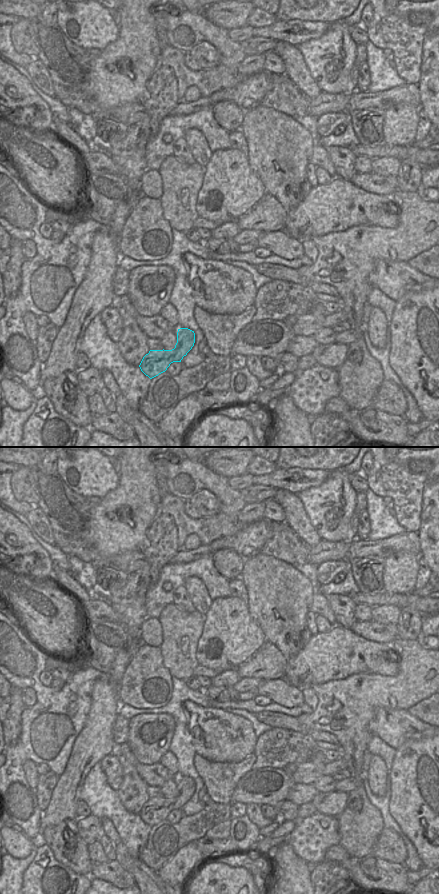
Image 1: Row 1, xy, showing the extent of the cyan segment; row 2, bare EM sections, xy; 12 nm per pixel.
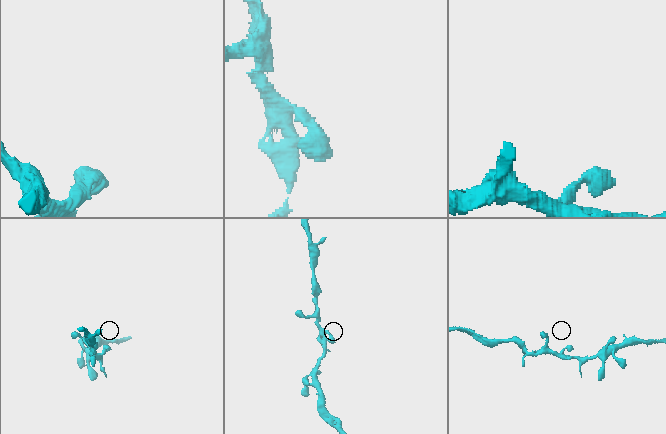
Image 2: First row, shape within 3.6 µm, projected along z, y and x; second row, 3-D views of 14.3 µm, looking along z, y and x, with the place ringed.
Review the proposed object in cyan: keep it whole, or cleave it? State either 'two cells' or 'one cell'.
one cell

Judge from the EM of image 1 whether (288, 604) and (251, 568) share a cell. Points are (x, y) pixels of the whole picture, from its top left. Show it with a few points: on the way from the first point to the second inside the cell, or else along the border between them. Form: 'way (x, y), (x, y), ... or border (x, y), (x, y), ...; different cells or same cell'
way (279, 595), (260, 576); same cell

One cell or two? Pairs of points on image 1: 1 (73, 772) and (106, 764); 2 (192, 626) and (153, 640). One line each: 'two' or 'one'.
1: two
2: two

